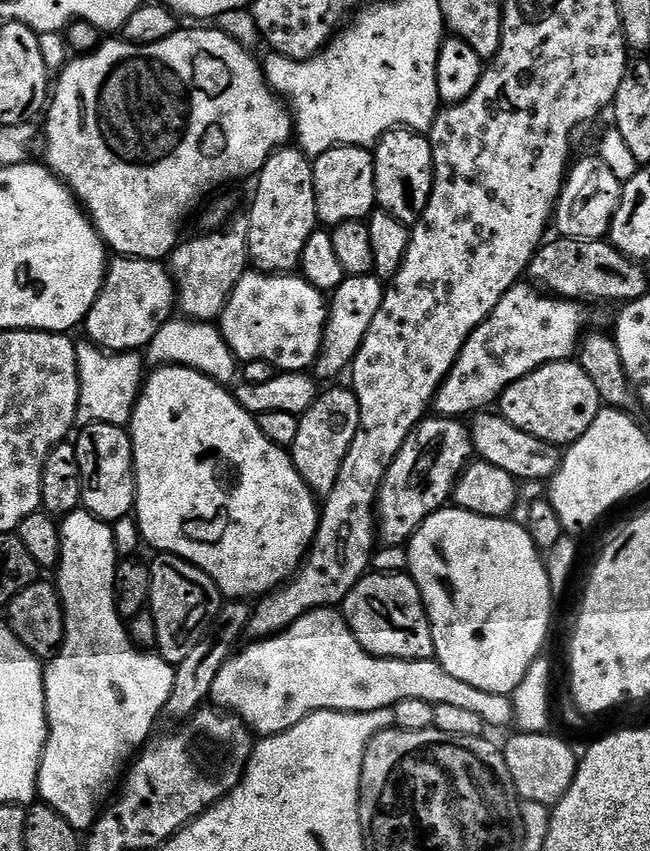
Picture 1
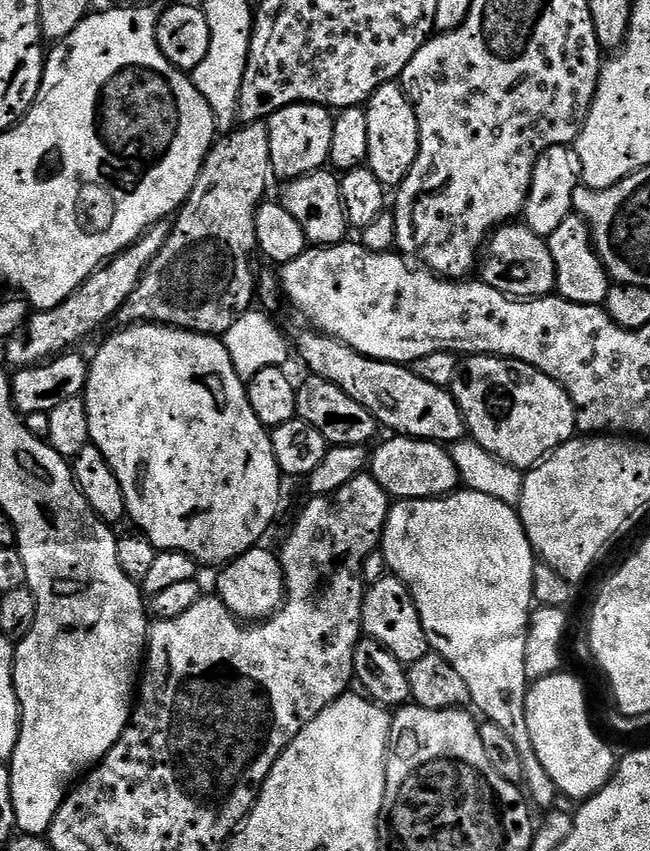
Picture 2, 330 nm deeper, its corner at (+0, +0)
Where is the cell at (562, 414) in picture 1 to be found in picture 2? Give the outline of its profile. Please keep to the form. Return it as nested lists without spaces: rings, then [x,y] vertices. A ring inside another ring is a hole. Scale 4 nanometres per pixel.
[[[469,356],[457,367],[450,391],[462,410],[471,439],[500,460],[505,460],[512,468],[535,468],[541,460],[547,460],[556,449],[577,435],[577,406],[570,394],[566,394],[554,378],[521,360],[509,360],[502,356]]]

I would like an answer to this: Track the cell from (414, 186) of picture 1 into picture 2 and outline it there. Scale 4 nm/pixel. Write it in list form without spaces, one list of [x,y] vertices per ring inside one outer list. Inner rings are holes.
[[[399,83],[384,84],[371,96],[364,108],[366,114],[366,130],[370,141],[367,168],[384,184],[385,189],[395,190],[410,174],[410,166],[414,166],[414,158],[418,158],[420,149],[420,131],[418,118],[412,101],[400,87]]]

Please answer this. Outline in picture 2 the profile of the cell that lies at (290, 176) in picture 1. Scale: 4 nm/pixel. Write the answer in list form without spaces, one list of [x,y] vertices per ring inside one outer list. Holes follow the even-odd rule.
[[[291,104],[282,110],[275,112],[273,116],[268,117],[266,123],[268,126],[268,133],[270,134],[270,162],[272,163],[272,176],[278,178],[281,176],[281,181],[287,182],[289,180],[296,180],[300,176],[305,176],[311,172],[321,171],[329,163],[328,155],[330,154],[330,142],[332,141],[332,122],[334,116],[329,109],[324,108],[321,104]]]

